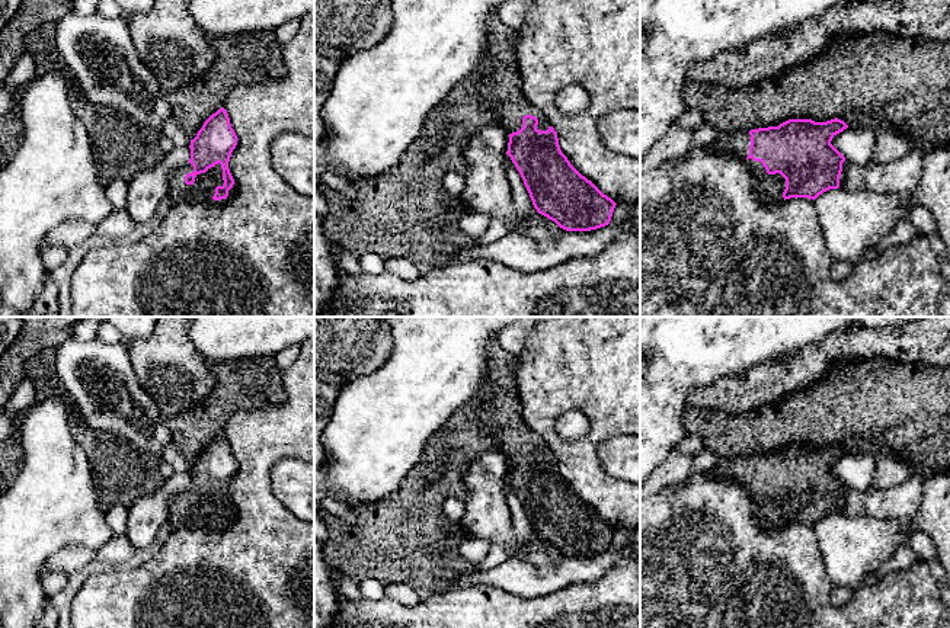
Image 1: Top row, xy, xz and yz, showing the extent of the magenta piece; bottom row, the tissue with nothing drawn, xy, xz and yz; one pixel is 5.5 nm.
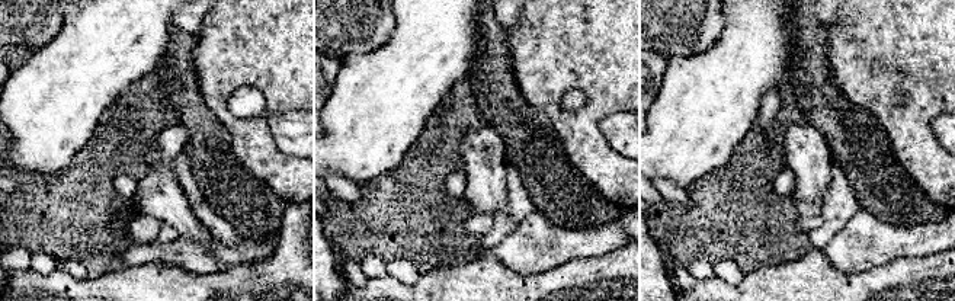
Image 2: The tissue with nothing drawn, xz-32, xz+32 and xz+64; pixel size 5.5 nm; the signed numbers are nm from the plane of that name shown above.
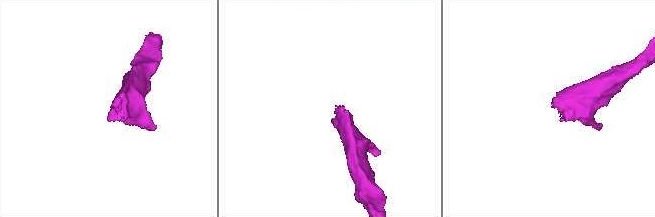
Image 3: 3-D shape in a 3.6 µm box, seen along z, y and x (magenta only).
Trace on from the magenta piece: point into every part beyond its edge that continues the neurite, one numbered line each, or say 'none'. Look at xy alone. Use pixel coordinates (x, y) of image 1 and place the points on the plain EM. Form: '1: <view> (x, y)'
1: xy (204, 512)

